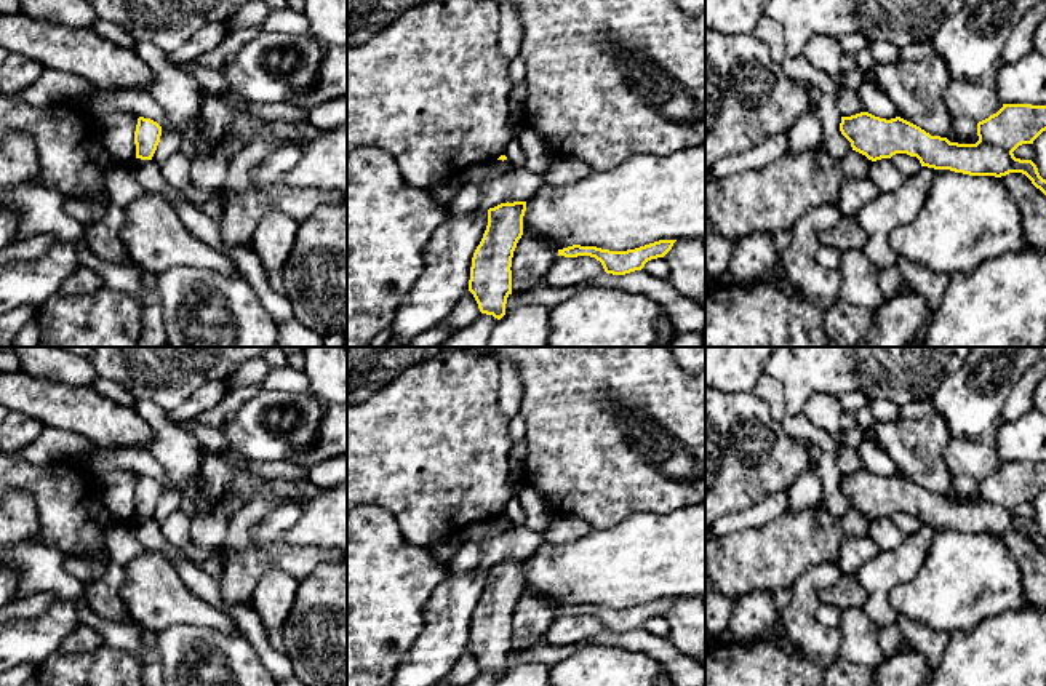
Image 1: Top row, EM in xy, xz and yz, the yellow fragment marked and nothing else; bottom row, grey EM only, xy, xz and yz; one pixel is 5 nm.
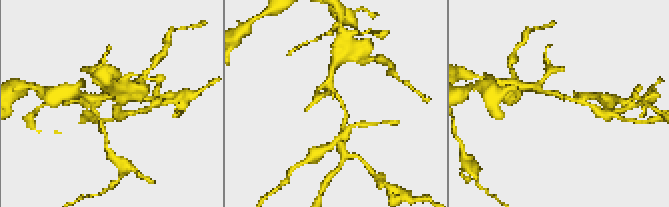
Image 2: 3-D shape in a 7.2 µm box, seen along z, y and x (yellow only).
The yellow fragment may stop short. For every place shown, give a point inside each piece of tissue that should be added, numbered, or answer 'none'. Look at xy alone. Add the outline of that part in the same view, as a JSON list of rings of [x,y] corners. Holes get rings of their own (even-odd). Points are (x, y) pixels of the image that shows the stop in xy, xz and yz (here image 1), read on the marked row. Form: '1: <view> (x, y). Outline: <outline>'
none

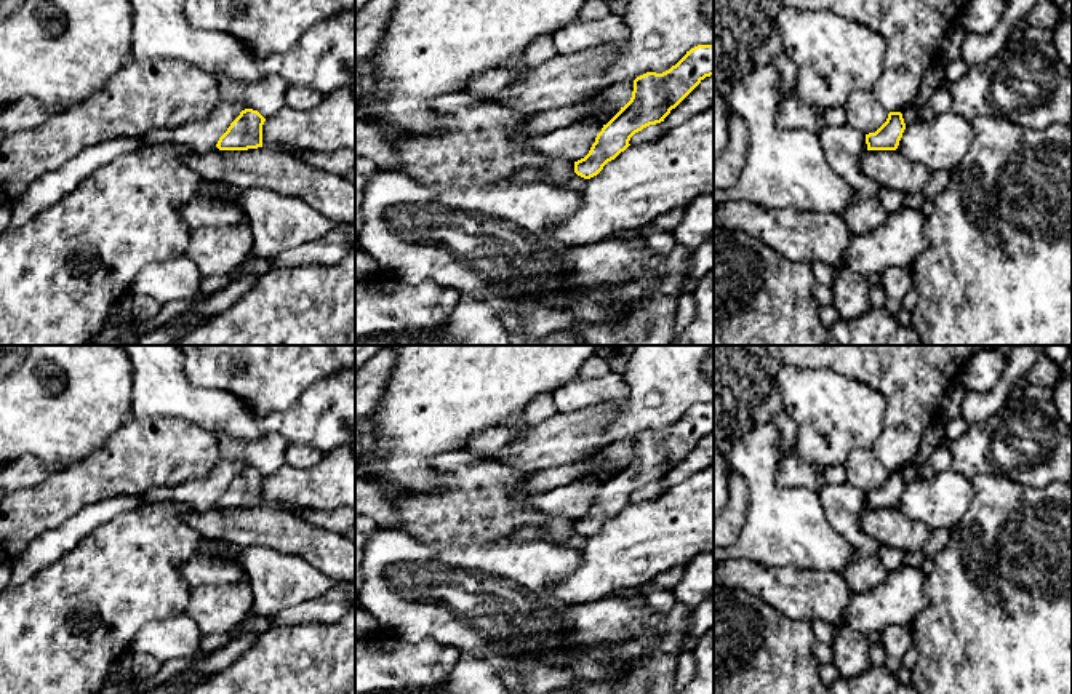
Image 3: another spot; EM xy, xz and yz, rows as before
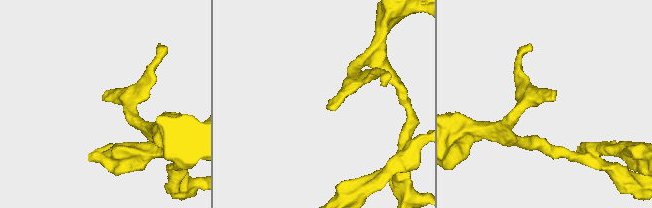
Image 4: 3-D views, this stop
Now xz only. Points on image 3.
none

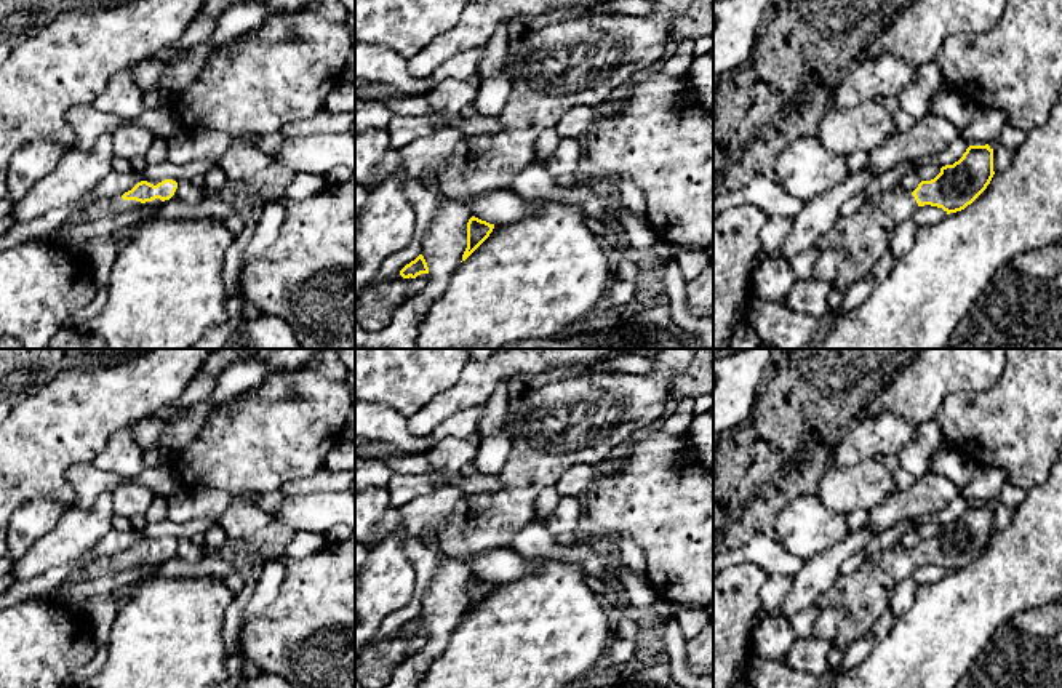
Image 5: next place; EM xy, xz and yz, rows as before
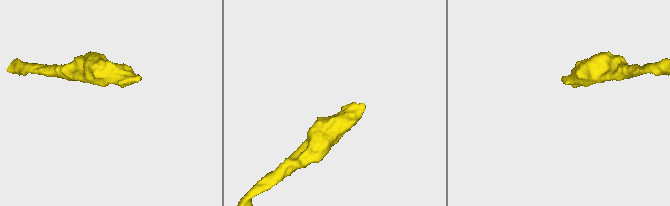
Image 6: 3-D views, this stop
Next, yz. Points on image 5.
1: yz (864, 236). Outline: [[[897,184],[867,198],[854,214],[840,214],[833,229],[812,246],[844,253],[833,286],[844,293],[868,275],[878,258],[889,251],[896,227],[912,219],[916,208],[912,192]]]

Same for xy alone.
1: xy (107, 207). Outline: [[[122,195],[104,197],[91,202],[83,211],[82,216],[85,221],[98,221],[102,218],[112,218],[131,210],[147,206],[150,202],[141,203],[136,200],[123,200]]]

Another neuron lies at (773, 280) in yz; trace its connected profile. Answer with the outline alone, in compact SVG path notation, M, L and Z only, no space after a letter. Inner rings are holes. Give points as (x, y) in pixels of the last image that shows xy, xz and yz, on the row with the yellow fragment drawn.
M765 259L752 275L753 296L760 301L784 301L796 282L787 259Z

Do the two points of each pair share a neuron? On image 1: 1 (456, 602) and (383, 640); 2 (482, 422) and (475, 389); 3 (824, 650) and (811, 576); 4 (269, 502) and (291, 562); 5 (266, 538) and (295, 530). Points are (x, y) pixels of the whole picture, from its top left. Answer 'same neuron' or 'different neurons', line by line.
1: different neurons
2: same neuron
3: same neuron
4: same neuron
5: same neuron

